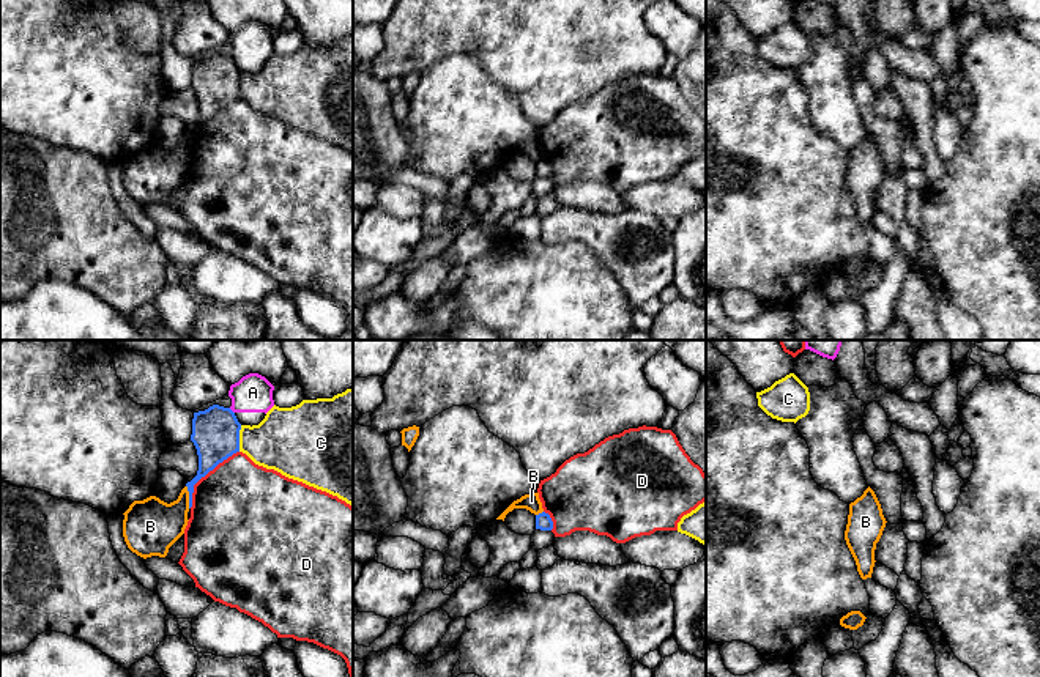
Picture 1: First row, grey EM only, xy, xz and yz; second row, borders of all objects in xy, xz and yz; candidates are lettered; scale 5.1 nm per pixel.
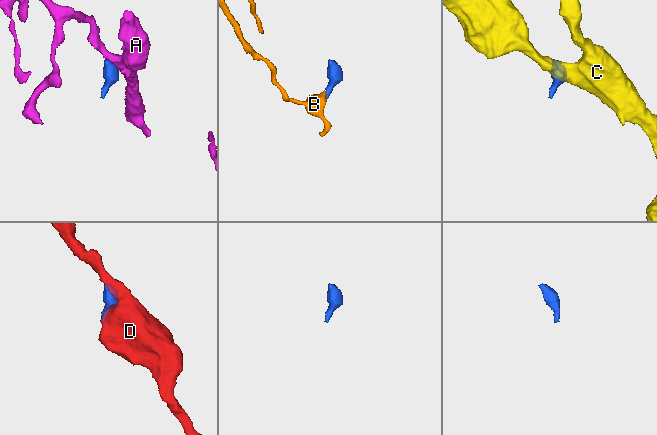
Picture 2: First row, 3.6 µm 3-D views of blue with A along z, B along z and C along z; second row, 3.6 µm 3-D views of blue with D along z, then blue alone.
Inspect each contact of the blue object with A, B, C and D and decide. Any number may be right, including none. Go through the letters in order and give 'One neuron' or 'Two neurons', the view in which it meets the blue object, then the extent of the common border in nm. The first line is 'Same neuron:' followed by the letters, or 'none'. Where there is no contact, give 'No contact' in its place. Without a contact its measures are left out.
Same neuron: none
A: Two neurons. Touches blue in xy. Shared border 40 nm
B: Two neurons. Touches blue in xy. Shared border 120 nm
C: Two neurons. Touches blue in xy. Shared border 140 nm
D: Two neurons. Touches blue in xy. Shared border 380 nm

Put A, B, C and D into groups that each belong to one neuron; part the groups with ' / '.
A / B / C / D

